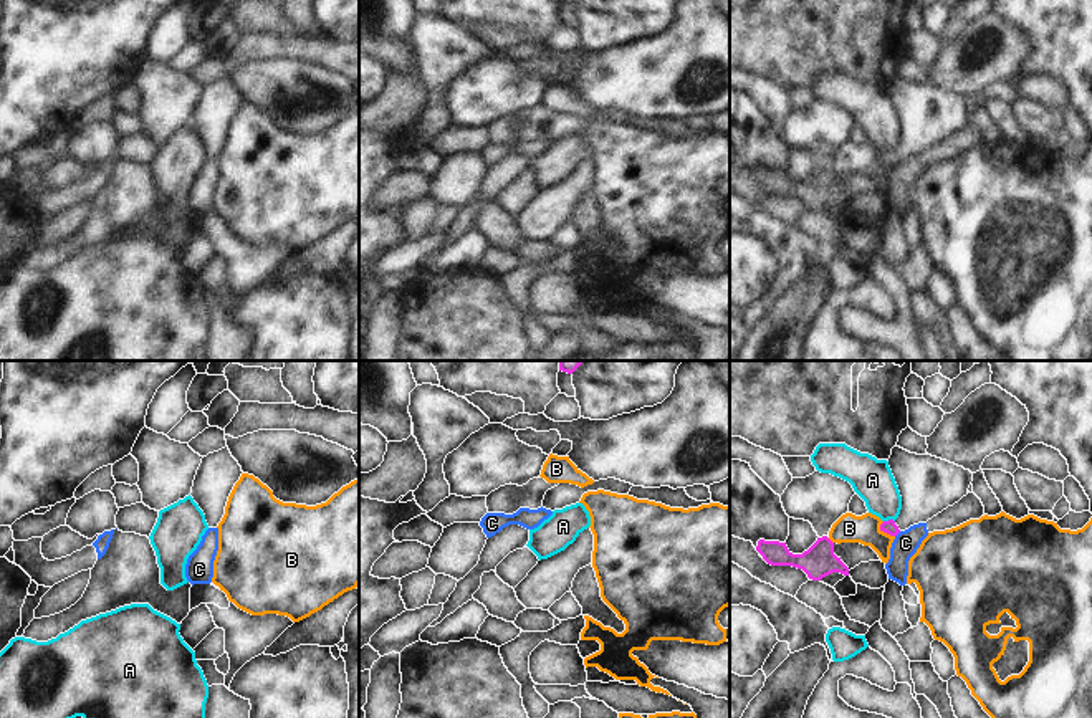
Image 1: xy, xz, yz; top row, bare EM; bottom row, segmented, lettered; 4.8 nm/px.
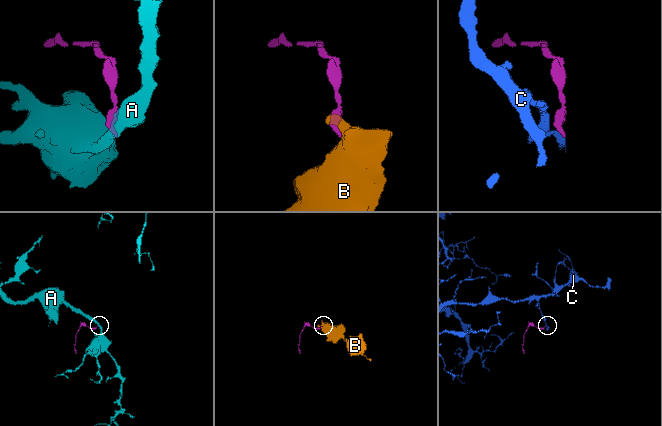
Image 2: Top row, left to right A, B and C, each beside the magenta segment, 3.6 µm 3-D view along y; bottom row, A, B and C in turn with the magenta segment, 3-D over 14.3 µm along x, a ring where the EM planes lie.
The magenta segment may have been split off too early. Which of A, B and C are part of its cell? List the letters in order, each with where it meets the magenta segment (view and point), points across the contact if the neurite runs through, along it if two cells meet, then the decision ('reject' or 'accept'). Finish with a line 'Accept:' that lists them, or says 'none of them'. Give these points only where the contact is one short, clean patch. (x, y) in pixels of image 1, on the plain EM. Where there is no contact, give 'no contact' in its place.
A: contact yz (889, 149); border yz (894, 149), (884, 151); reject
B: contact yz (884, 161); border yz (882, 151), (881, 157), (894, 166); reject
C: contact yz (897, 162); border yz (900, 161), (895, 166); reject
Accept: none of them

